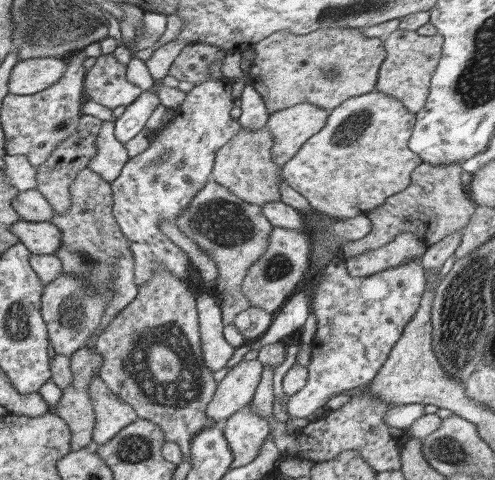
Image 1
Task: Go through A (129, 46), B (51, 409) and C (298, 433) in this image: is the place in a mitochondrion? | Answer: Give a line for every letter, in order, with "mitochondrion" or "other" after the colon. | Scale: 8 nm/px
A: other
B: other
C: other

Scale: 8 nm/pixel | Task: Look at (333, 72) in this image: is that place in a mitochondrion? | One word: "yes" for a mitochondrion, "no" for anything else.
yes

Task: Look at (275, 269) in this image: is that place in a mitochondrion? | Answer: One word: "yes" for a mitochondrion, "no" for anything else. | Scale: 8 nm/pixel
yes

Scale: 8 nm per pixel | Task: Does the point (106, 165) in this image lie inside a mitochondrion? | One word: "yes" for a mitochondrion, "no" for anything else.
no

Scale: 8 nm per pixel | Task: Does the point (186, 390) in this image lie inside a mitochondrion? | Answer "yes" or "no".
yes

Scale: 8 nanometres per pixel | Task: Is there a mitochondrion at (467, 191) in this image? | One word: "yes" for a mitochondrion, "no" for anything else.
no

